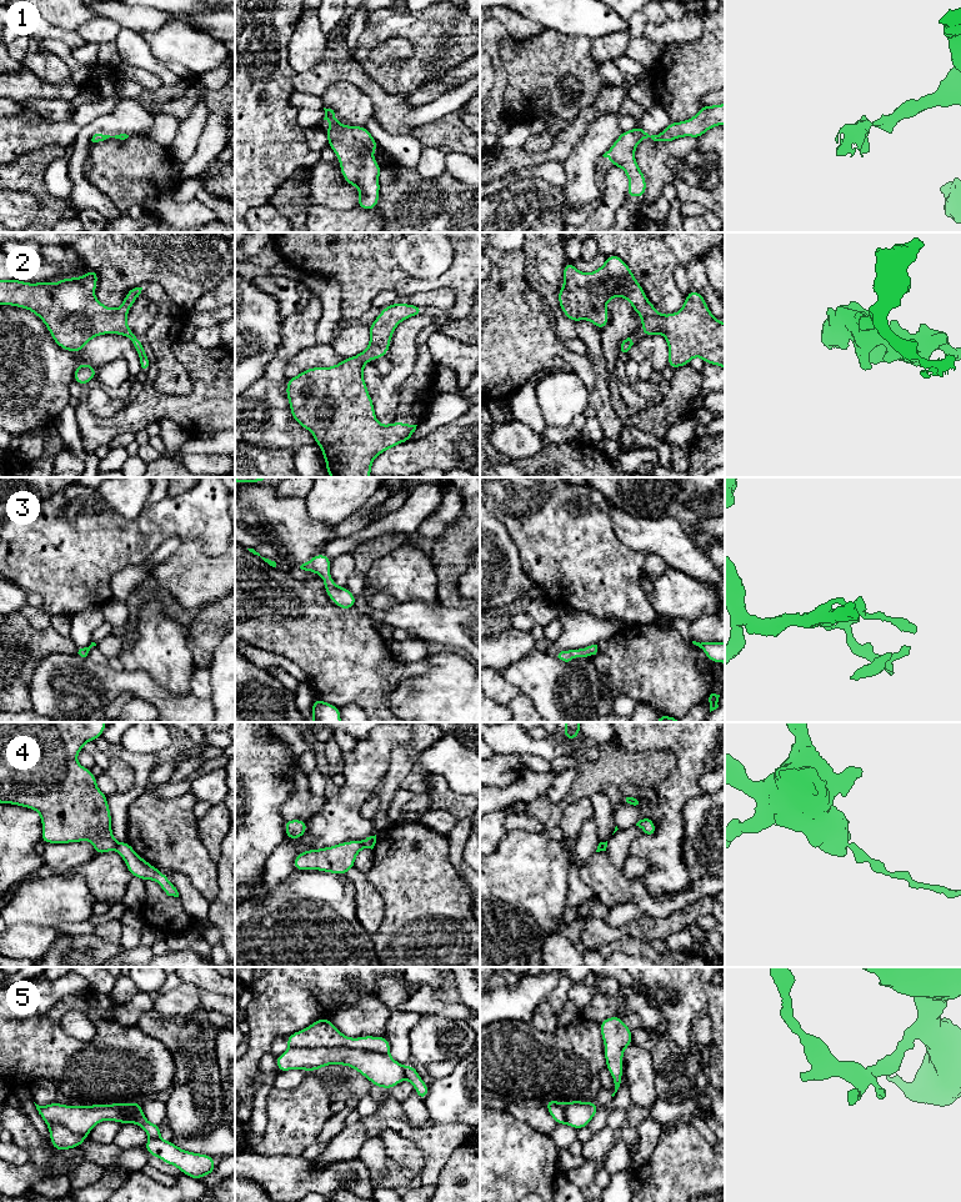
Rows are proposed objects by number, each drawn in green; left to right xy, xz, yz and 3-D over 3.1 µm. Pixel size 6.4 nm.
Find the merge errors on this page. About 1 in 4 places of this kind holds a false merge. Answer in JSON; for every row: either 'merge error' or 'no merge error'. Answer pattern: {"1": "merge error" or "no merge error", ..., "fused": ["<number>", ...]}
{"1": "no merge error", "2": "no merge error", "3": "no merge error", "4": "merge error", "5": "merge error", "fused": ["4", "5"]}

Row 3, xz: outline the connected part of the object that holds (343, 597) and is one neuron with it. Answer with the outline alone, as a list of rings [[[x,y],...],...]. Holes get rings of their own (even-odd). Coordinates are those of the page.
[[[317,554],[300,566],[301,570],[315,572],[324,579],[324,589],[331,601],[342,610],[350,610],[356,605],[356,597],[347,587],[339,587],[330,577],[331,560],[325,554]]]

